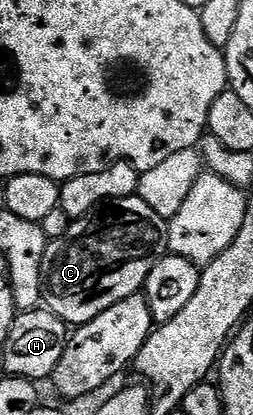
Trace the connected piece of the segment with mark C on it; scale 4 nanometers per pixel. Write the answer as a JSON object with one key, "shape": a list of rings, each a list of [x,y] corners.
{"shape":[[[138,195],[131,197],[123,197],[117,201],[107,202],[87,213],[84,217],[75,218],[69,224],[68,229],[56,241],[48,241],[44,246],[44,254],[42,255],[42,271],[40,272],[40,291],[42,294],[43,304],[48,310],[59,317],[65,325],[69,327],[83,327],[86,323],[90,323],[94,319],[98,319],[98,315],[102,315],[102,311],[106,311],[110,307],[114,307],[114,303],[122,303],[122,299],[130,299],[137,296],[143,290],[146,279],[150,275],[150,271],[154,271],[154,267],[169,252],[168,250],[168,224],[165,218],[158,215],[158,211],[154,211],[154,207],[150,207]]]}

